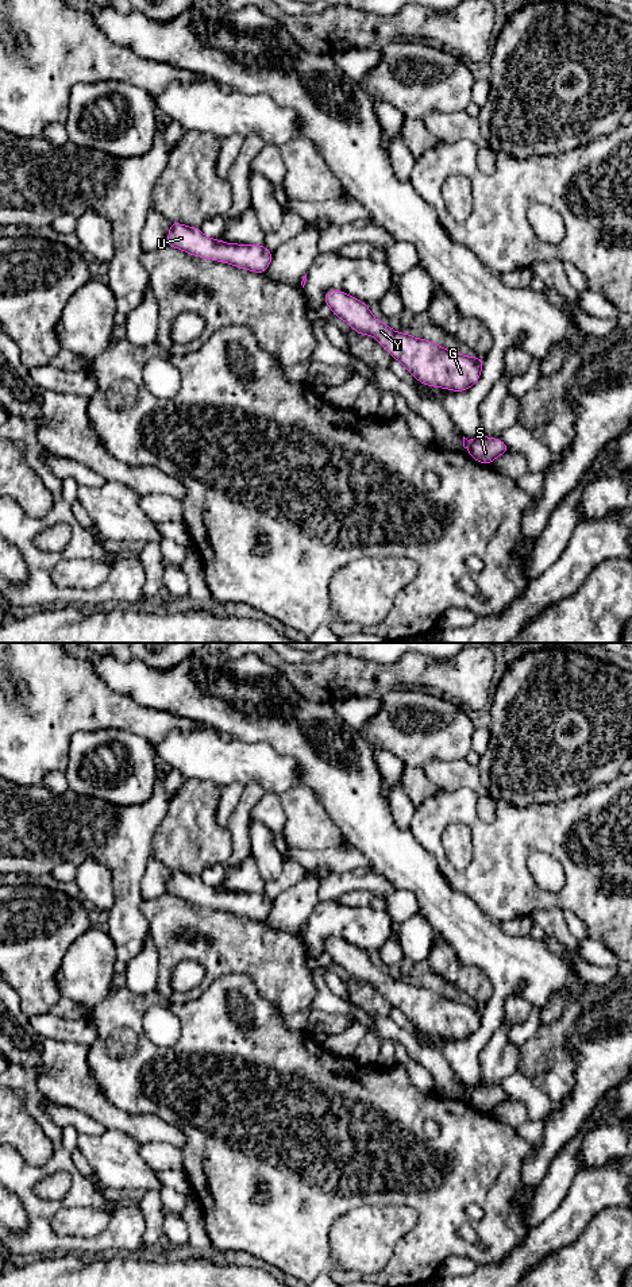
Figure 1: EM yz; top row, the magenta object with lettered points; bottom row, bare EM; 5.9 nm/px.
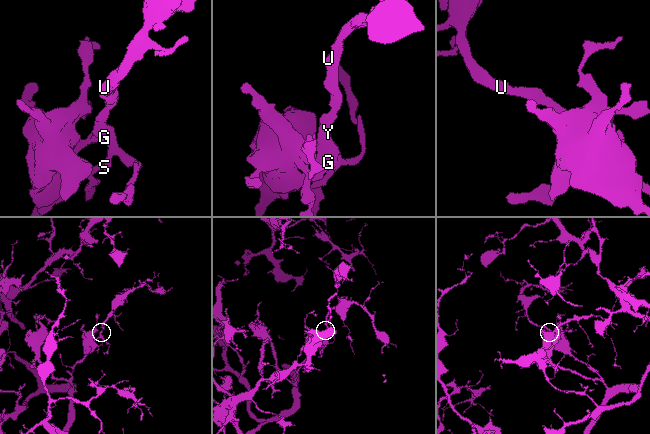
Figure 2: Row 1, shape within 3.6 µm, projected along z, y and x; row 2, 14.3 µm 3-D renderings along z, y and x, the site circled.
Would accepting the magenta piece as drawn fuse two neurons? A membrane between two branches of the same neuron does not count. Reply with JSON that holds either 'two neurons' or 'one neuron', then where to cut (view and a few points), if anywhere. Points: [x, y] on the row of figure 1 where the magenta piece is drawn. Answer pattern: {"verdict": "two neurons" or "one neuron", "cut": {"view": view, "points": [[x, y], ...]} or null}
{"verdict": "one neuron", "cut": null}

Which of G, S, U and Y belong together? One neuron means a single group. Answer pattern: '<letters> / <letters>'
G S U Y

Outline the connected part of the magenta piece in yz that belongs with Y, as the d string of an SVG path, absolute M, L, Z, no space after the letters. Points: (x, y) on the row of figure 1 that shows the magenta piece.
M327 290L324 303L334 316L344 320L361 336L375 338L393 359L401 362L421 384L458 393L478 382L482 358L455 354L431 340L394 332L371 315L367 304L343 290Z

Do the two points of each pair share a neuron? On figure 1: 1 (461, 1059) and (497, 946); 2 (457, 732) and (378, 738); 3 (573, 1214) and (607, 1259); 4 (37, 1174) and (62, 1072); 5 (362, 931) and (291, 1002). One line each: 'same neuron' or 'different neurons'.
1: same neuron
2: same neuron
3: different neurons
4: different neurons
5: different neurons

